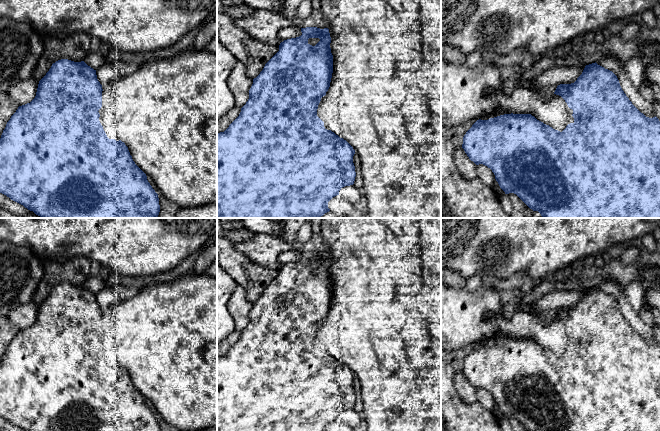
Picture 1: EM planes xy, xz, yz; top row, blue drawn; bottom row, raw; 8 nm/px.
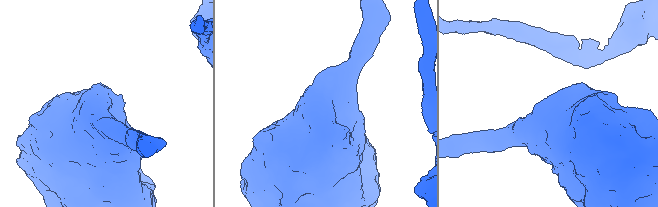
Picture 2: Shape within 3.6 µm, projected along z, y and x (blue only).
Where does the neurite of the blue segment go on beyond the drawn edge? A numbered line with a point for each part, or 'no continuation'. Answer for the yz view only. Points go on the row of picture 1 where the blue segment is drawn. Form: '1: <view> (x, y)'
1: yz (570, 119)

